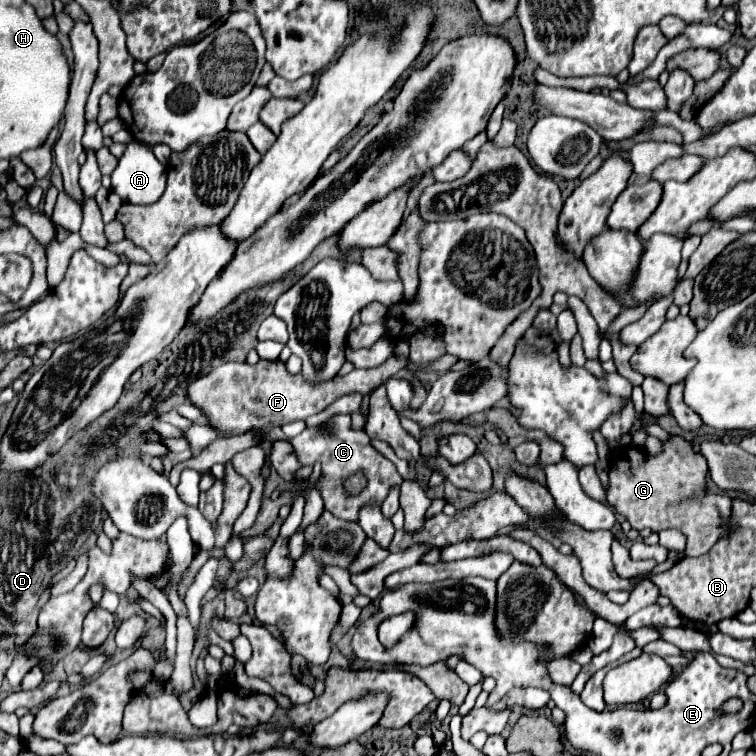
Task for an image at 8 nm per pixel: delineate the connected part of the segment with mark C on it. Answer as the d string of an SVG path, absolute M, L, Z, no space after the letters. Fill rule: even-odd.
M340 414L340 416L332 416L330 428L328 428L328 436L320 434L318 428L308 428L304 430L304 434L300 434L300 438L292 438L292 446L296 450L296 454L300 456L300 462L304 466L314 466L316 462L322 464L322 480L318 484L320 494L324 496L324 506L328 512L332 512L336 518L340 520L348 520L348 522L358 522L358 514L362 508L366 508L368 504L382 504L384 498L388 496L390 488L400 486L402 478L396 472L394 464L390 460L386 460L382 454L378 454L372 446L370 446L370 438L364 430L354 430L350 424L350 416ZM362 472L368 480L368 486L358 494L358 496L346 496L346 492L342 490L342 480L348 478L350 474Z

